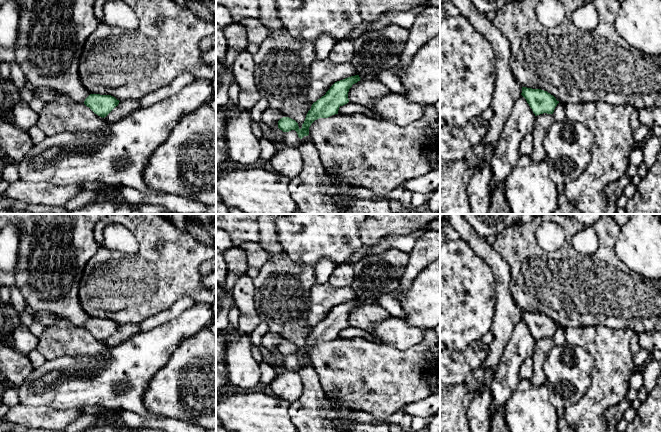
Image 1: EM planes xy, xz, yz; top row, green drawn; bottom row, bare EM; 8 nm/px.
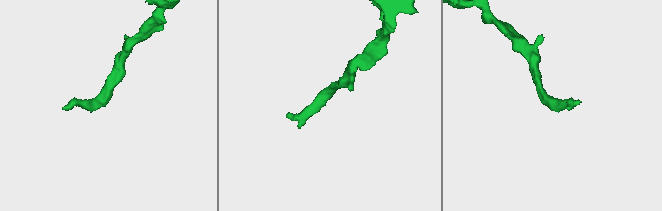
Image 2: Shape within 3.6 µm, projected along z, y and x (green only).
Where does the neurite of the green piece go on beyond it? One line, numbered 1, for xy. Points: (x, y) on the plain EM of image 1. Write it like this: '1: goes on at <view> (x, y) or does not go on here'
1: does not go on here

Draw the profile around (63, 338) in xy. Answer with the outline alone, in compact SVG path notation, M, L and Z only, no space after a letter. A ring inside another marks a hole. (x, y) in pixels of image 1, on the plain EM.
M59 318L43 331L36 350L46 360L65 356L94 358L103 352L104 346L84 327L77 327L69 320Z

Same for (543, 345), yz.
M543 337L536 340L534 347L533 375L530 378L534 386L540 386L546 381L544 373L544 363L548 352L555 346L553 338Z

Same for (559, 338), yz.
M559 326L557 328L557 330L554 333L553 339L554 339L555 345L557 345L557 346L561 346L566 343L563 327Z

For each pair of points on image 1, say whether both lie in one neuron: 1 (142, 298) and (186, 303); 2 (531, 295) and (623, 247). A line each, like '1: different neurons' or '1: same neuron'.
1: different neurons
2: different neurons

